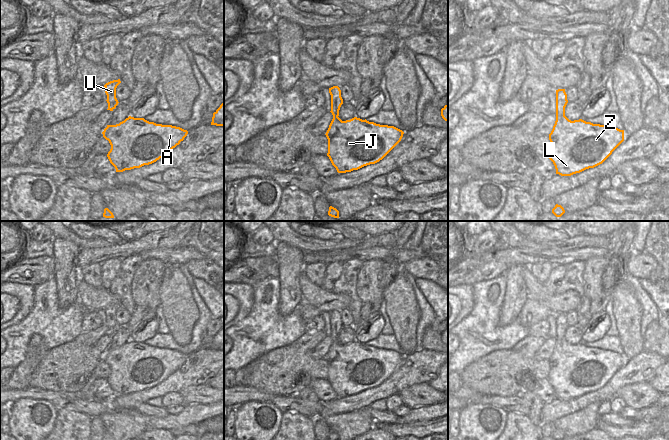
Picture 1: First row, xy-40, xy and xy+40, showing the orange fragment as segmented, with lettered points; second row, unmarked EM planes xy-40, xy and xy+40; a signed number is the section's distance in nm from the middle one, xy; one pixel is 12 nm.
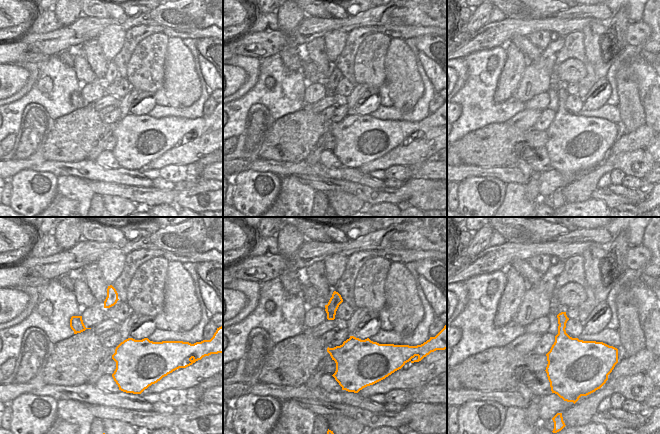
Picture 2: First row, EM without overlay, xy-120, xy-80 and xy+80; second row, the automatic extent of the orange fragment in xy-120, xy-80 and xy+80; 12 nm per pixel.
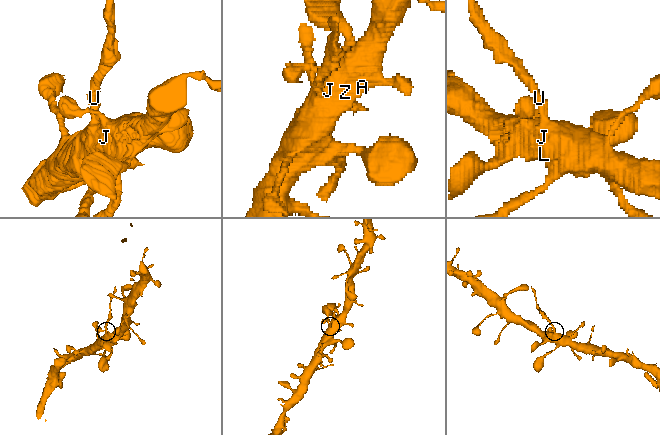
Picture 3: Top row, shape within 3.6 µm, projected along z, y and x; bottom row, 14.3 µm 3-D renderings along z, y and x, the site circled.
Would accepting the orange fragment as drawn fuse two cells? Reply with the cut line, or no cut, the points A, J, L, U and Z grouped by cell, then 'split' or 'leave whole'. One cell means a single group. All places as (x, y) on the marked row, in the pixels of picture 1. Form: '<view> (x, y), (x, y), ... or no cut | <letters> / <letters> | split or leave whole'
xy+40 (564, 109), (561, 116), (556, 113) | A J L Z / U | split

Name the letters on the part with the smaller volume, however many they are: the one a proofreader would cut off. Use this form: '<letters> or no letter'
U

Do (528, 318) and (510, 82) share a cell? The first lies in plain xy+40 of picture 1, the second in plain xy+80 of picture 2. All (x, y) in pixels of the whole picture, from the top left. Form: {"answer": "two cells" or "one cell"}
{"answer": "two cells"}

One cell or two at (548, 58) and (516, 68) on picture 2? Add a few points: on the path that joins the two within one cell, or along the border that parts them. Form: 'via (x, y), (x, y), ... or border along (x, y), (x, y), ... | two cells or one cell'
border along (527, 65), (517, 86) | two cells

